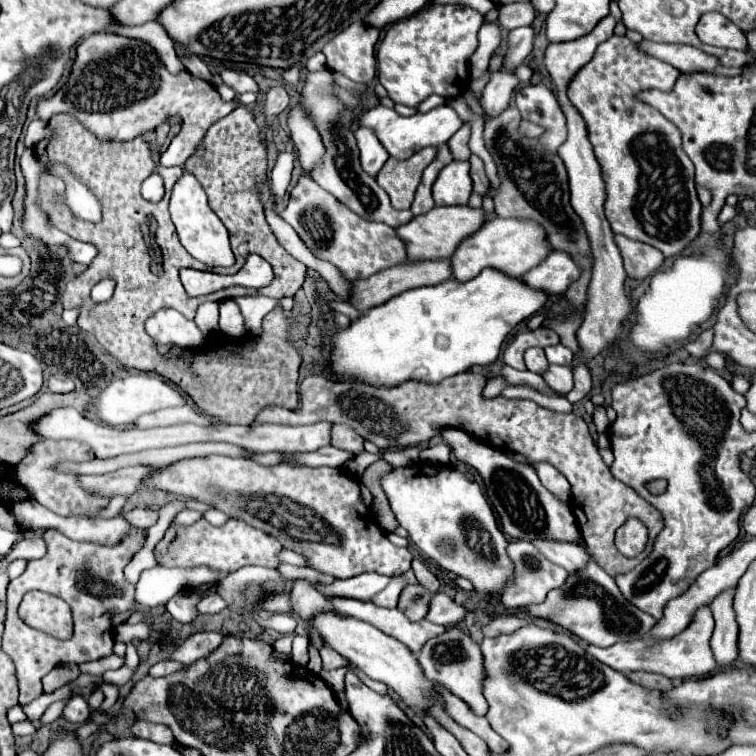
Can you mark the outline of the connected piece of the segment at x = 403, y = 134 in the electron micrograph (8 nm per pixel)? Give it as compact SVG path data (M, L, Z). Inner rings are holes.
M376 105L376 107L368 109L362 115L360 125L366 125L366 127L374 129L376 137L380 139L380 143L384 145L384 149L392 157L396 157L396 159L408 159L416 151L424 149L424 147L446 143L462 127L462 119L454 113L454 109L450 105L440 105L440 107L436 107L436 109L428 111L428 113L416 113L412 117L402 117L394 109L388 109L384 105Z

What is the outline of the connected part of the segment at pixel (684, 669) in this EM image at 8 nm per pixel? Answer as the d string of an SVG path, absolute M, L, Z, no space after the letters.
M702 607L694 623L686 627L680 635L660 641L660 639L650 639L650 641L628 641L628 643L616 643L612 647L594 647L590 645L586 651L596 657L600 663L610 665L612 669L620 673L630 673L630 671L650 671L650 673L660 673L666 677L678 677L678 679L692 679L692 677L706 677L718 671L718 663L712 655L710 649L710 635L714 631L714 619L710 613L710 607Z

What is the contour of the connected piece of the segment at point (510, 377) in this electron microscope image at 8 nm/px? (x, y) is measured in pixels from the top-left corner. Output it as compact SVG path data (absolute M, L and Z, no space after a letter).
M502 365L500 377L504 377L510 385L532 385L534 389L544 387L544 395L556 395L552 389L546 387L546 381L538 373L532 373L532 371L516 371L516 369L510 369L508 365Z

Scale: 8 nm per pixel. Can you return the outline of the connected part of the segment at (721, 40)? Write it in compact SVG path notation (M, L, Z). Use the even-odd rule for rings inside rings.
M704 13L696 25L696 35L706 45L748 51L746 35L730 19L724 19L724 15L720 13Z

